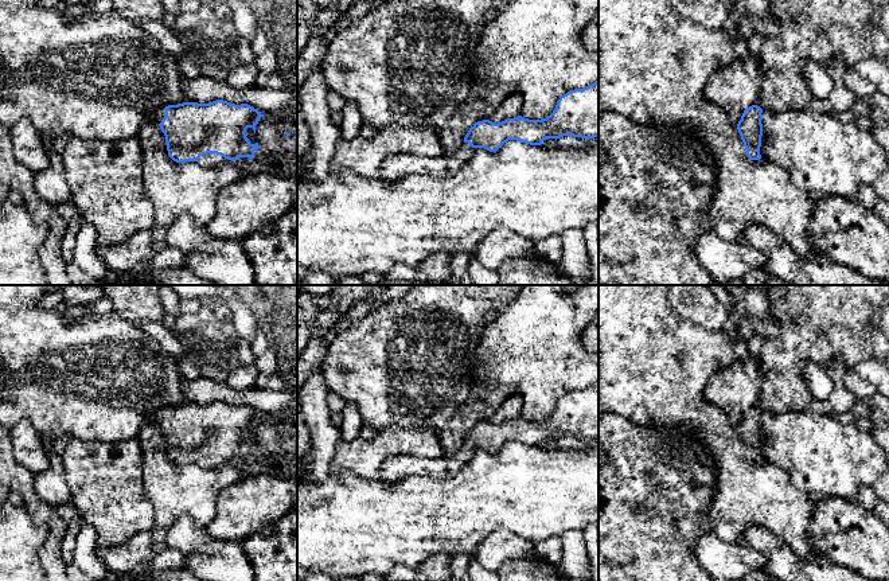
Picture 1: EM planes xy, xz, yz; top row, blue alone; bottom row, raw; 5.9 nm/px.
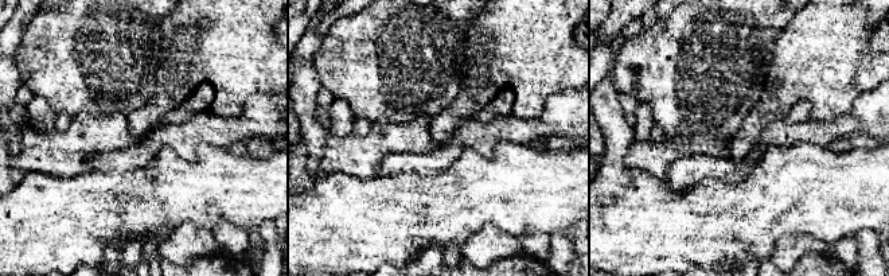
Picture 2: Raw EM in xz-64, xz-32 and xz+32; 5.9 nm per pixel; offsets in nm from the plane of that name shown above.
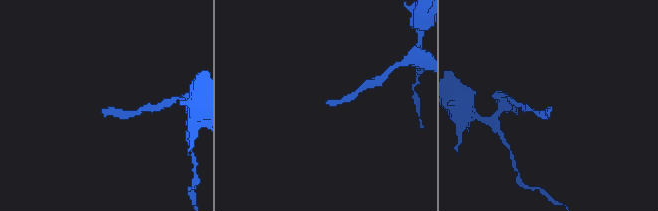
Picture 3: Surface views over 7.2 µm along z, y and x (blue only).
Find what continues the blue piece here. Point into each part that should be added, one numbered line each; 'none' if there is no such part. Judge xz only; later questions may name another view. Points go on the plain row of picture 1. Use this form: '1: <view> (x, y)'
1: xz (397, 468)

